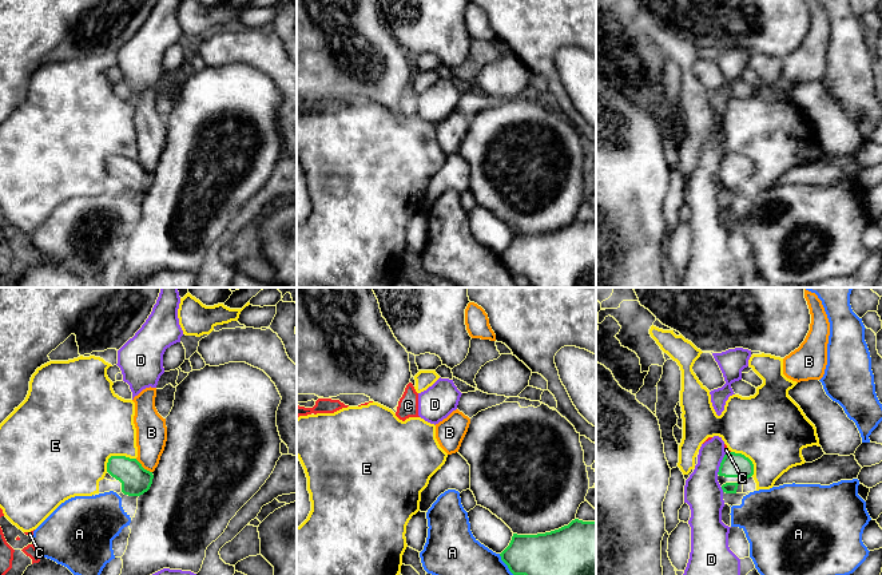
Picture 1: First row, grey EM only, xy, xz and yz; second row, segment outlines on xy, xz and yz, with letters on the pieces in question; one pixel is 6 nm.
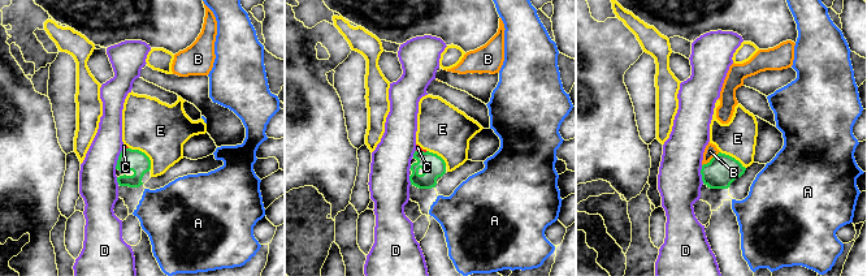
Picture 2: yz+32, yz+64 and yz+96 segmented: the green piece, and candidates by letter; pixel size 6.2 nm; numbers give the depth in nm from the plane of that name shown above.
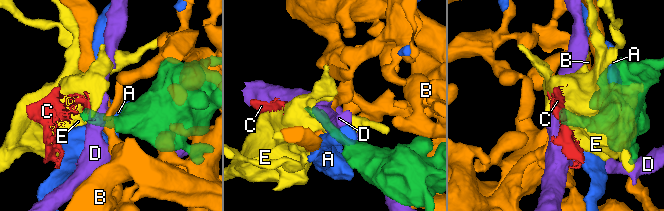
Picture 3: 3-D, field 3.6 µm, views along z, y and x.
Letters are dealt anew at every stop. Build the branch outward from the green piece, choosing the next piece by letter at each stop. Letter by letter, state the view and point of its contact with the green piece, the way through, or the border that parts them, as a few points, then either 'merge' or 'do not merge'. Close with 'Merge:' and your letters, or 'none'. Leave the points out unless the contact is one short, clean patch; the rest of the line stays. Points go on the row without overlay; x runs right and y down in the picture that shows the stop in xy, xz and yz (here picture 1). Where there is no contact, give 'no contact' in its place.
A: xz (505, 264) | do not merge
B: xy (142, 167) | along xy (135, 159), (151, 173) | do not merge
C: yz (728, 153) | across yz (734, 165), (728, 153), (726, 150) | merge
D: yz (720, 165) | along yz (726, 154), (716, 174) | do not merge
E: xy (115, 157) | along xy (135, 158), (111, 157), (106, 171) | do not merge
Merge: C

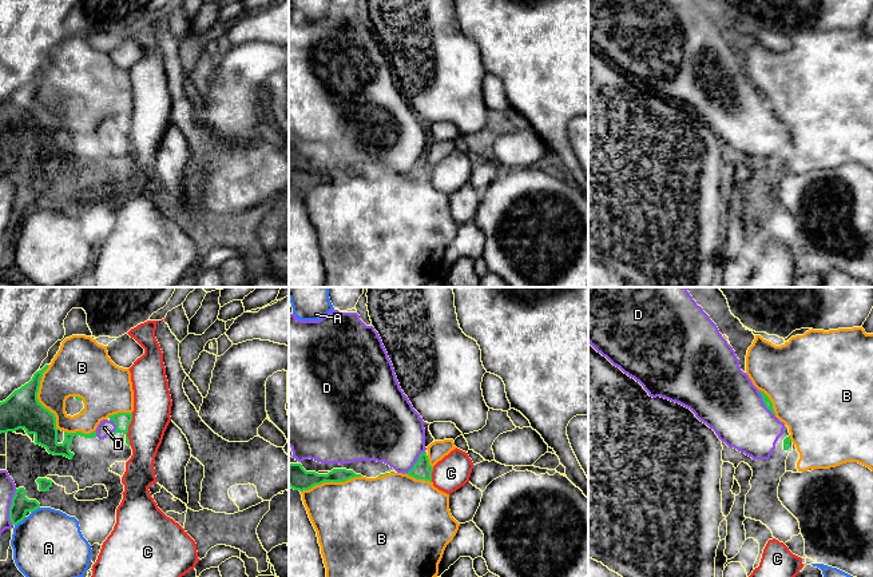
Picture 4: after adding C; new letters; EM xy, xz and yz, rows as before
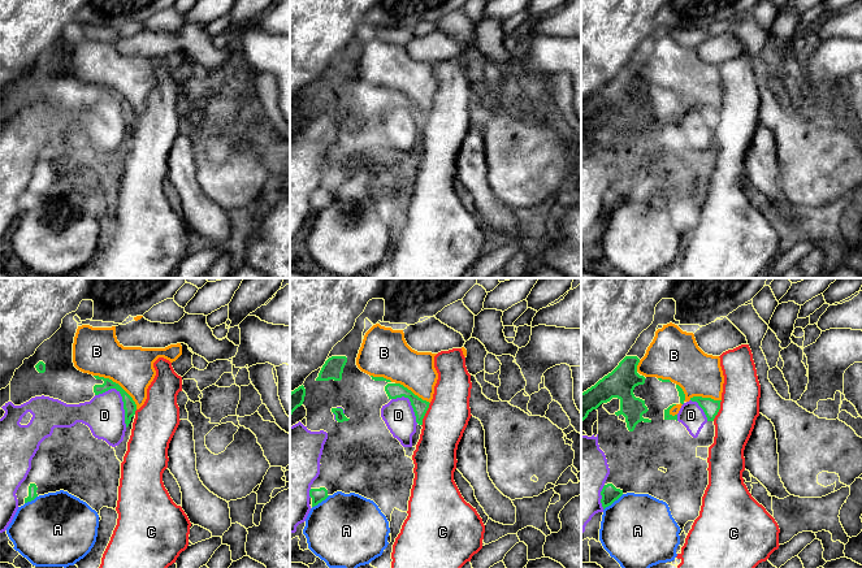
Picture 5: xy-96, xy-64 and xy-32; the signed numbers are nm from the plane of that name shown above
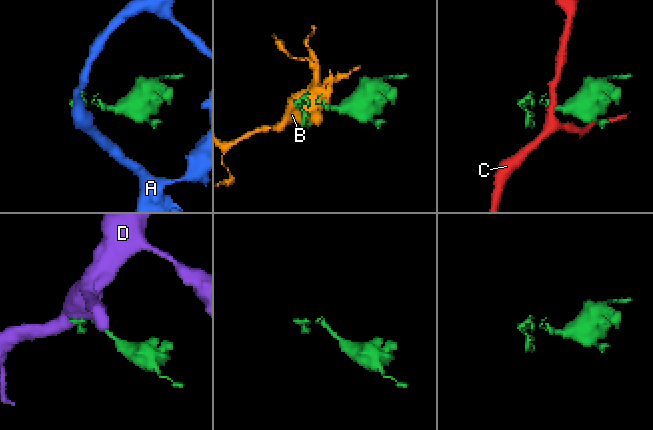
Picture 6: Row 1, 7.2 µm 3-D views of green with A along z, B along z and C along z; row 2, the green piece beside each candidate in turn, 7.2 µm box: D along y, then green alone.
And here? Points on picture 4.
A: xy (20, 222) | do not merge
B: xy (36, 99) | do not merge
C: xy (127, 130) | along xy (133, 114), (127, 134), (130, 146) | do not merge
D: xy (10, 209) | merge
Merge: D

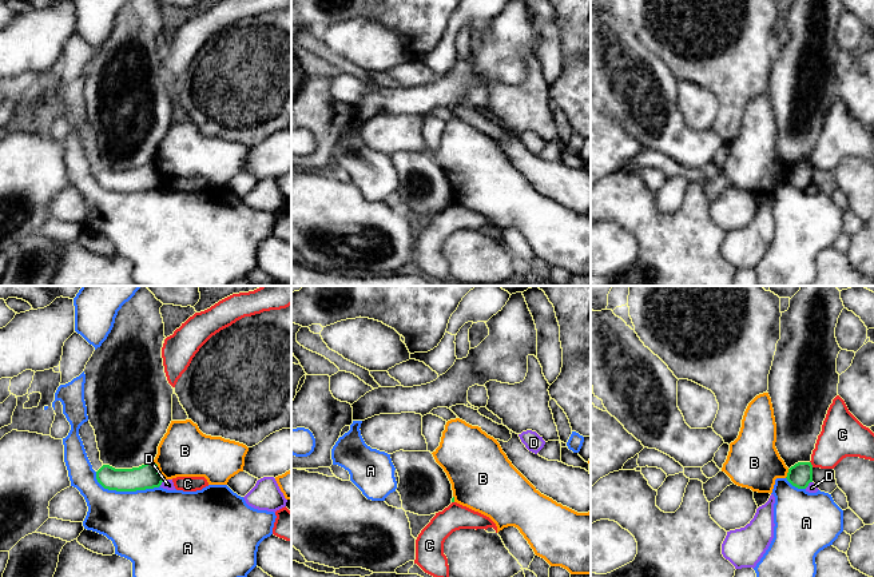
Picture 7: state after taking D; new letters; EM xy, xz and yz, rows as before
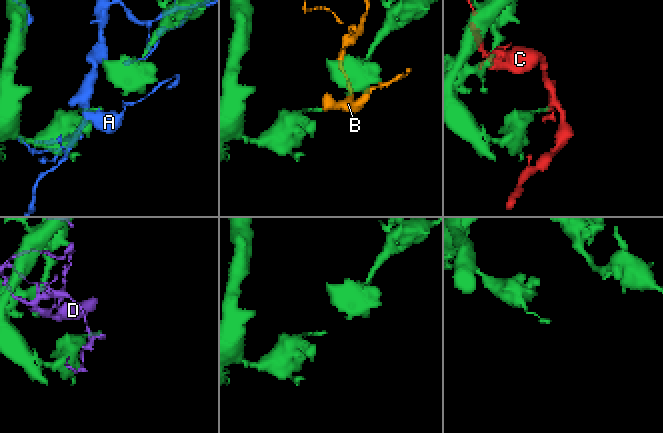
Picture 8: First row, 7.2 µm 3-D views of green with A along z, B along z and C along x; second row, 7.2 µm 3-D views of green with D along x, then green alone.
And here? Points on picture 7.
A: xy (124, 191) | do not merge
B: xy (158, 171) | along xy (153, 162), (165, 179) | do not merge
C: yz (810, 164) | do not merge
D: xy (162, 182) | do not merge
Merge: none

